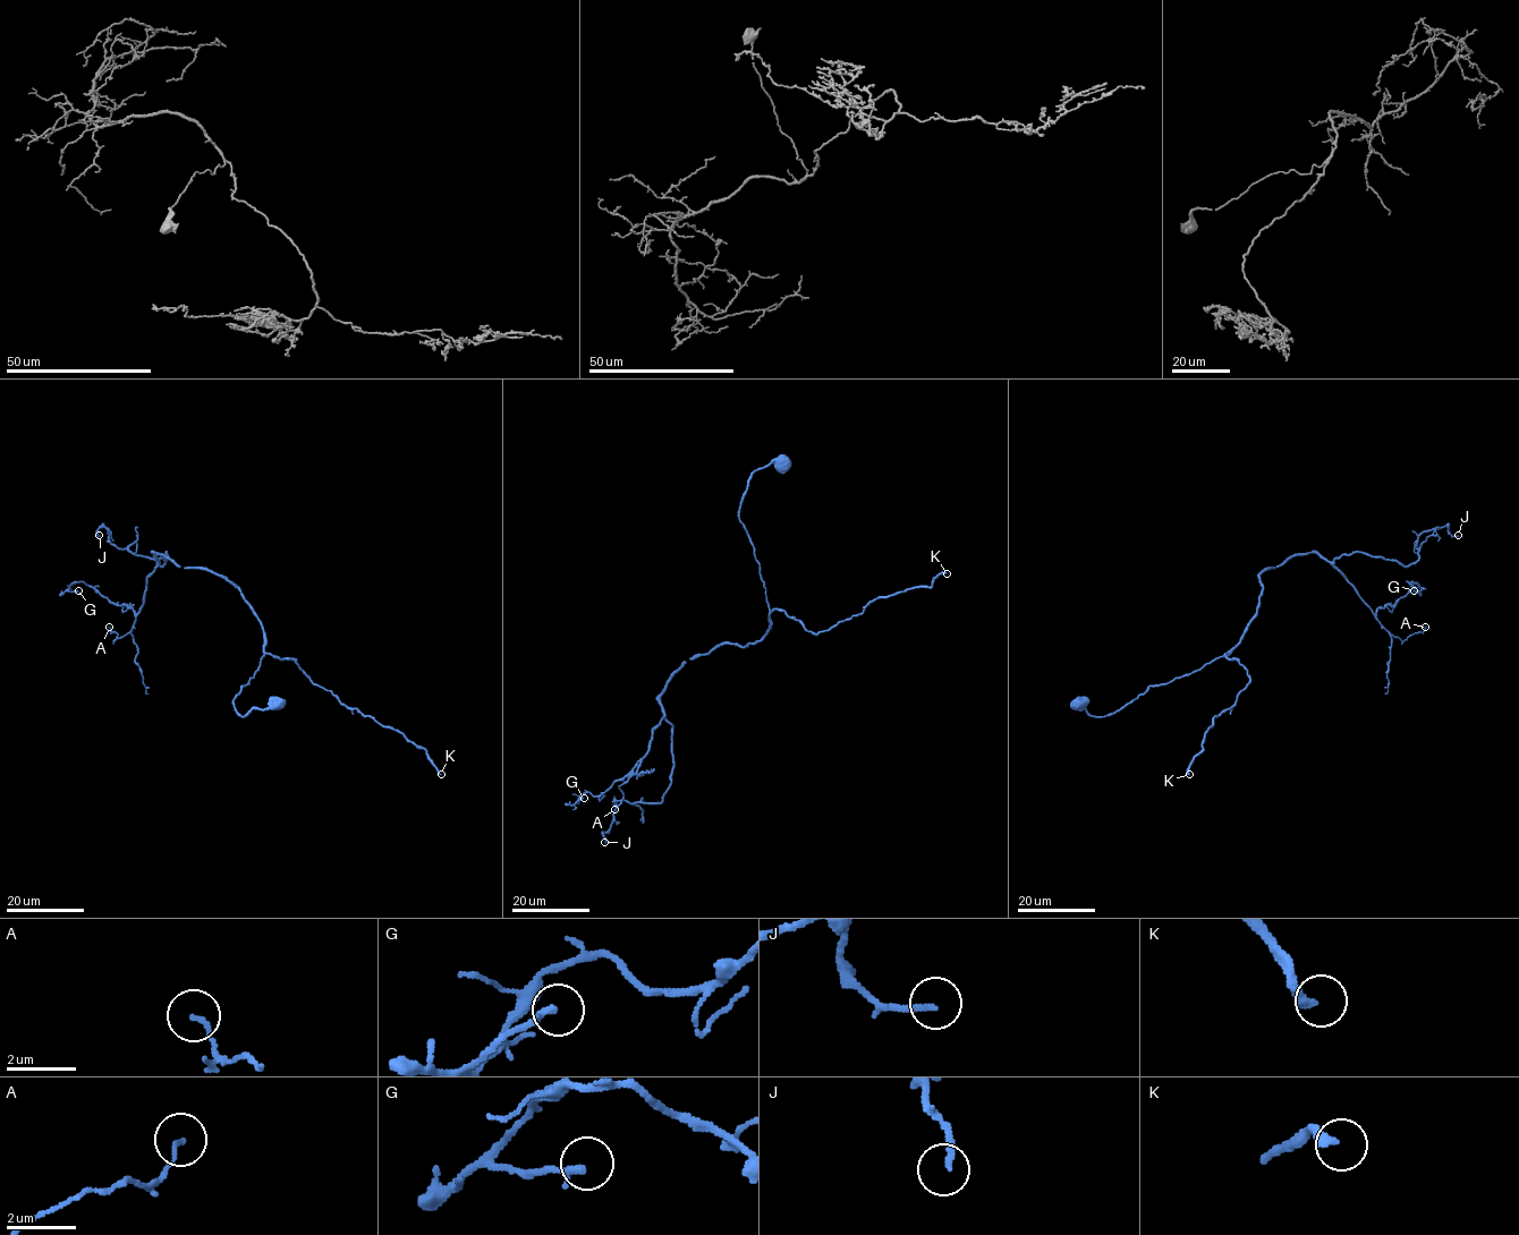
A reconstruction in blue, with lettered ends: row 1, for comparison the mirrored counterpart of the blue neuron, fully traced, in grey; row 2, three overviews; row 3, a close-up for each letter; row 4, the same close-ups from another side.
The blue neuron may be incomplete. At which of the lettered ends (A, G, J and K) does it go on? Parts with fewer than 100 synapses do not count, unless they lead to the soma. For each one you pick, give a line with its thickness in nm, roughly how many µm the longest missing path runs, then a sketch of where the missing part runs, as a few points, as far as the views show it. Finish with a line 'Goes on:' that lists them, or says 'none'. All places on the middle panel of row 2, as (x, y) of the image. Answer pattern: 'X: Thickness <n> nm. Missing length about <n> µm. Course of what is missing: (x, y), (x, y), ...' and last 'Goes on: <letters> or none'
K: Thickness 240 nm. Missing length about 100 µm
Goes on: K

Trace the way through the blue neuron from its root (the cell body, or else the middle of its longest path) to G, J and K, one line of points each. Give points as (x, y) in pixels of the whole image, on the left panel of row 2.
G: (274, 705), (236, 710), (264, 632), (222, 577), (153, 553), (137, 613), (84, 581), (68, 588), (78, 590)
J: (274, 705), (245, 716), (234, 705), (264, 654), (237, 587), (99, 535)
K: (274, 705), (245, 716), (234, 705), (265, 653), (294, 658), (341, 704), (400, 731), (425, 750), (441, 774)

